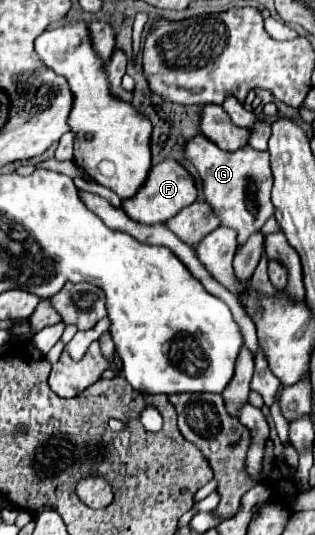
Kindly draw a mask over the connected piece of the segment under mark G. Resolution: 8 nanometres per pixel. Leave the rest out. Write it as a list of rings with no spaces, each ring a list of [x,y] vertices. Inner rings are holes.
[[[195,136],[187,148],[187,158],[193,162],[193,166],[197,168],[197,172],[201,174],[201,180],[203,180],[203,192],[205,192],[205,198],[207,202],[213,206],[215,214],[221,218],[221,224],[223,226],[229,226],[229,228],[235,228],[239,232],[239,244],[243,244],[253,232],[261,230],[263,222],[273,216],[275,212],[275,206],[271,204],[271,168],[269,168],[269,152],[259,152],[259,150],[253,150],[251,146],[245,146],[237,152],[223,152],[217,144],[213,144],[211,140],[207,140],[205,136]],[[247,180],[253,180],[257,184],[257,216],[253,216],[249,210],[247,210]]]

